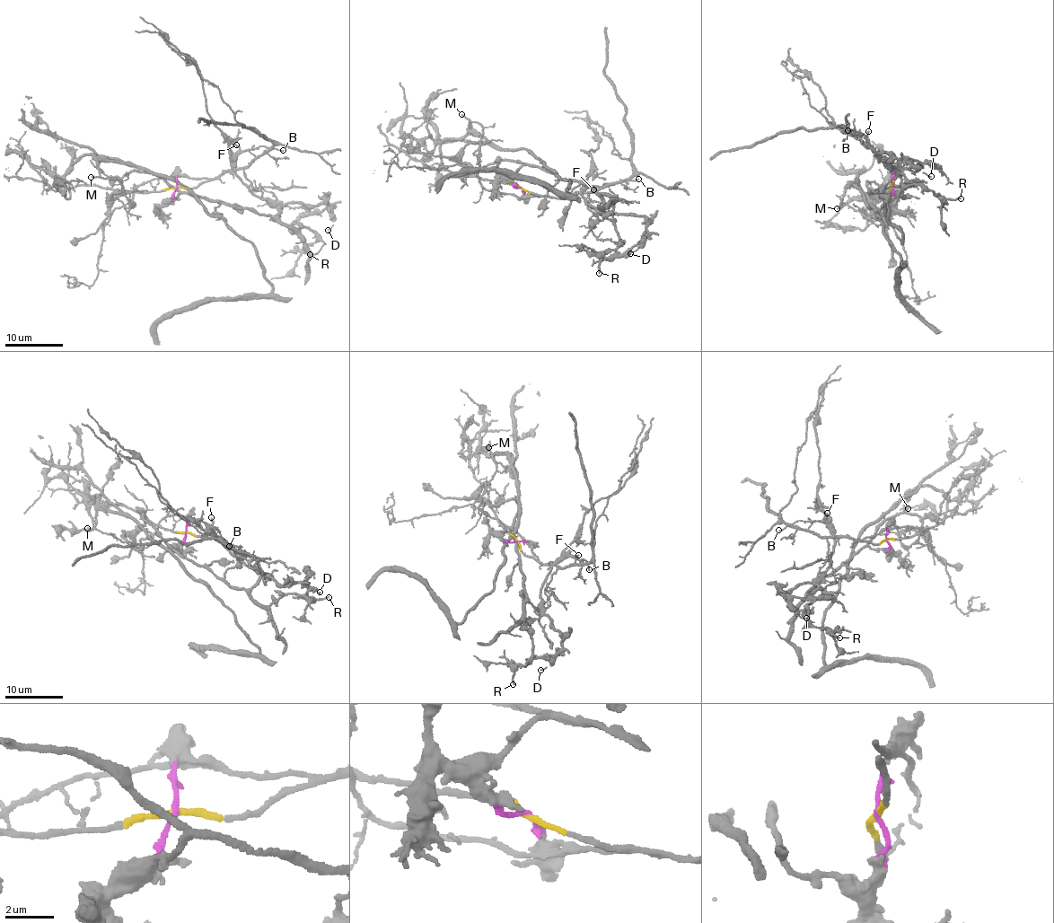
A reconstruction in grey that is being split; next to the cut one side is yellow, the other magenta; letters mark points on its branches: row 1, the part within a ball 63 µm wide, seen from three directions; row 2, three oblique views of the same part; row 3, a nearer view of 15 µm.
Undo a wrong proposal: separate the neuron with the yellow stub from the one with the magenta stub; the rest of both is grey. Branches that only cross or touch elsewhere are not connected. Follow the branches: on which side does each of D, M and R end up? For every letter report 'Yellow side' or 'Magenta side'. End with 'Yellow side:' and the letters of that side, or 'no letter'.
D: Magenta side
M: Yellow side
R: Magenta side
Yellow side: M

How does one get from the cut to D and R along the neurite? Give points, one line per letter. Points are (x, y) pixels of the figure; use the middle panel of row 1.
D: (520, 187), (511, 180), (525, 165), (584, 180), (606, 213), (636, 214), (646, 220), (646, 237), (630, 254)
R: (520, 187), (511, 179), (533, 164), (585, 180), (610, 198), (619, 241), (600, 259), (599, 273)

